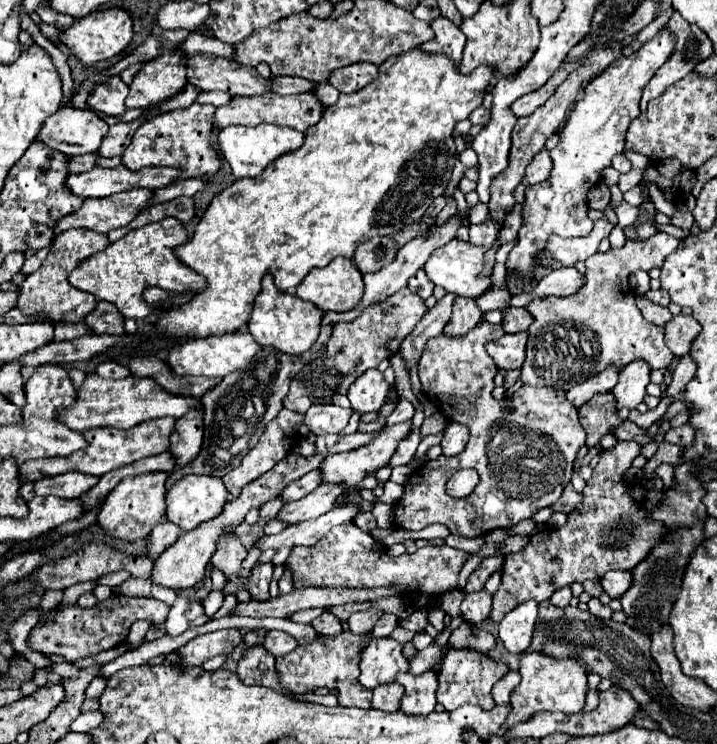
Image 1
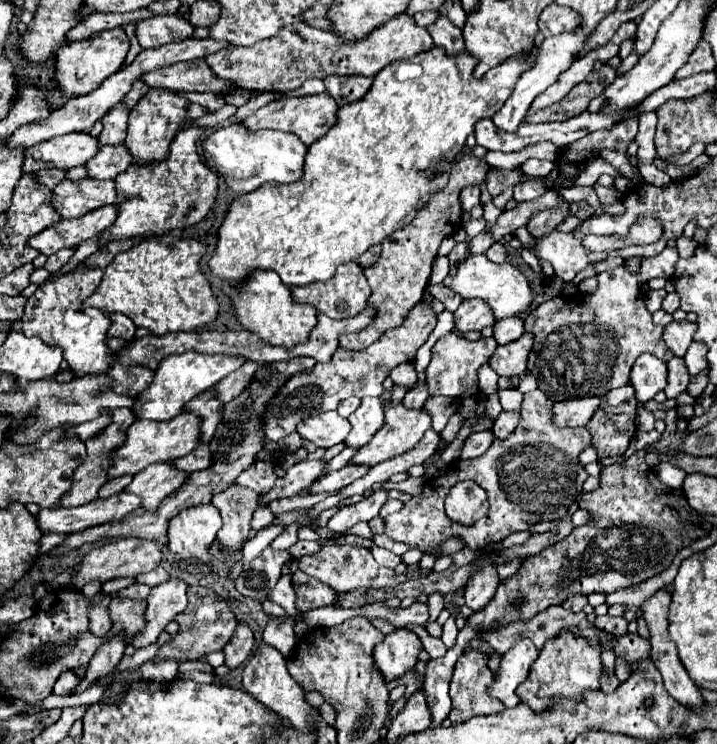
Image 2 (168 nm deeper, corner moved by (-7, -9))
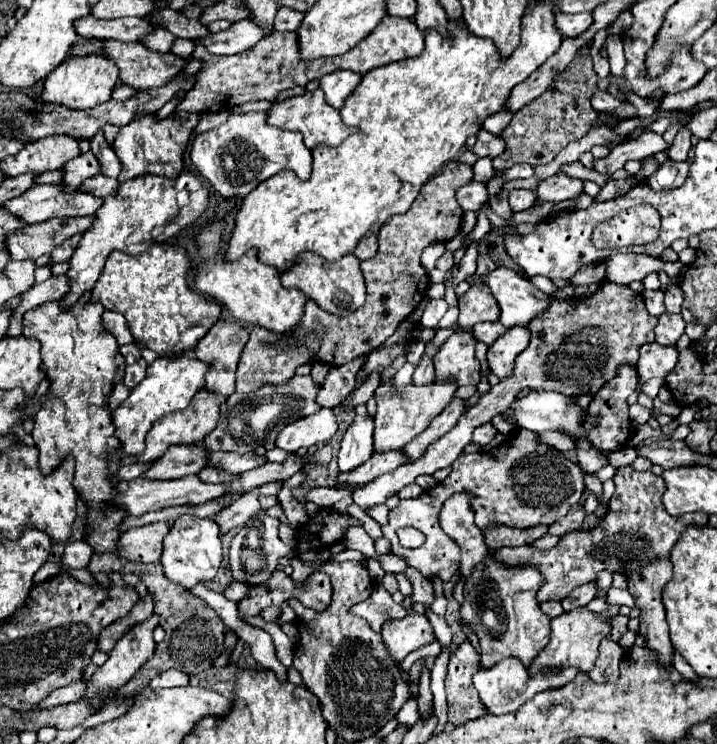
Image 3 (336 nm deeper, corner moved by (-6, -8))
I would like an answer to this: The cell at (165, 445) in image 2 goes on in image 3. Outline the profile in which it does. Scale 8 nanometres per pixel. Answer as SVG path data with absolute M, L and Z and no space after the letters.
M201 388L201 392L197 392L191 400L191 404L181 410L181 412L171 412L171 416L163 416L159 418L153 428L149 430L147 434L147 448L145 448L145 454L141 456L135 456L135 458L129 458L129 456L123 456L121 458L121 464L133 464L133 462L153 462L157 460L159 456L165 454L165 450L173 444L197 444L197 442L203 442L203 438L217 426L217 420L219 420L219 406L227 400L227 396L213 396L211 392L207 392L205 388Z

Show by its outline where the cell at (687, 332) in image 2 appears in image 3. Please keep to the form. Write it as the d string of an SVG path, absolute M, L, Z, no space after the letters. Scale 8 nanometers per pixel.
M663 312L659 316L659 324L655 326L655 340L663 346L671 346L679 340L679 336L685 332L685 320L681 314L669 314Z

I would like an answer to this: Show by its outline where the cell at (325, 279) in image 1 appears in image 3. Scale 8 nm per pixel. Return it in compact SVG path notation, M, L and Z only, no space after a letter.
M307 252L305 256L301 256L301 264L293 264L289 272L281 272L281 284L285 288L301 290L307 298L315 300L321 308L337 316L347 316L361 308L365 302L365 280L359 268L359 260L353 254L343 256L341 260L337 260L337 264L325 264L321 256L313 256L313 252Z

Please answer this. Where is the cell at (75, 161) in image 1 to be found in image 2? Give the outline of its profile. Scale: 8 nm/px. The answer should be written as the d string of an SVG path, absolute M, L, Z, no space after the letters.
M44 169L44 171L38 171L36 173L38 181L50 189L54 189L60 181L66 179L66 171L64 169Z

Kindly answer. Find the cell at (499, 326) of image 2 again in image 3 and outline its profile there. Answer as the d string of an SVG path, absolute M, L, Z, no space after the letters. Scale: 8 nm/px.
M481 322L481 324L475 324L471 330L477 342L483 342L489 346L493 344L493 340L497 340L497 336L505 332L505 326L501 322Z

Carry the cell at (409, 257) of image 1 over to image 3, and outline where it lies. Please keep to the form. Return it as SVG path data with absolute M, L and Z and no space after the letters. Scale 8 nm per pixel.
M311 362L311 366L313 366L313 372L311 372L311 378L313 378L313 382L315 382L315 384L323 384L323 380L325 380L327 372L331 370L331 366L327 366L327 364L321 364L321 362Z

